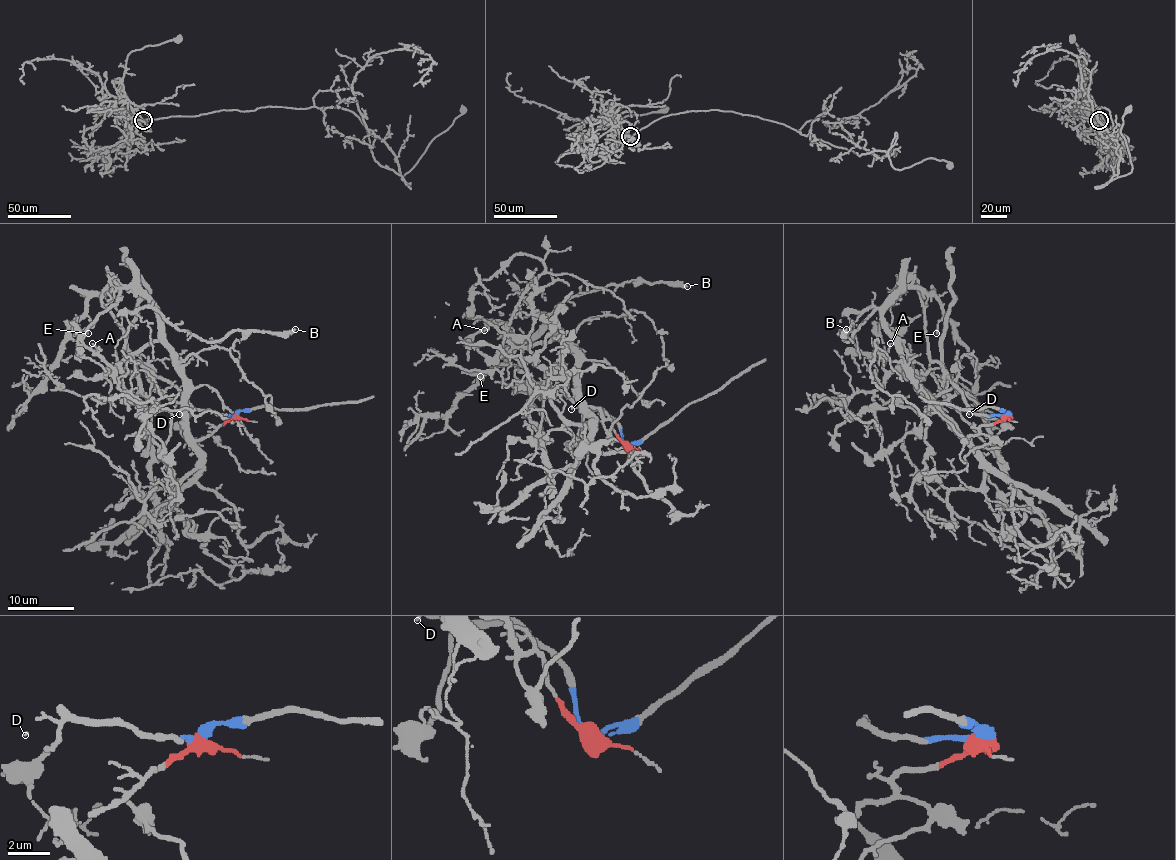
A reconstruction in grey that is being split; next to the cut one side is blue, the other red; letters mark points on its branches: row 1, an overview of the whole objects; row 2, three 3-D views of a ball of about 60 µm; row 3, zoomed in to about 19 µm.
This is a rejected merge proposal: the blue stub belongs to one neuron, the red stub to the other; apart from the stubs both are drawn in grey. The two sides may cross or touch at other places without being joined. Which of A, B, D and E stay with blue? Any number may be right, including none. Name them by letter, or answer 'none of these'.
D

